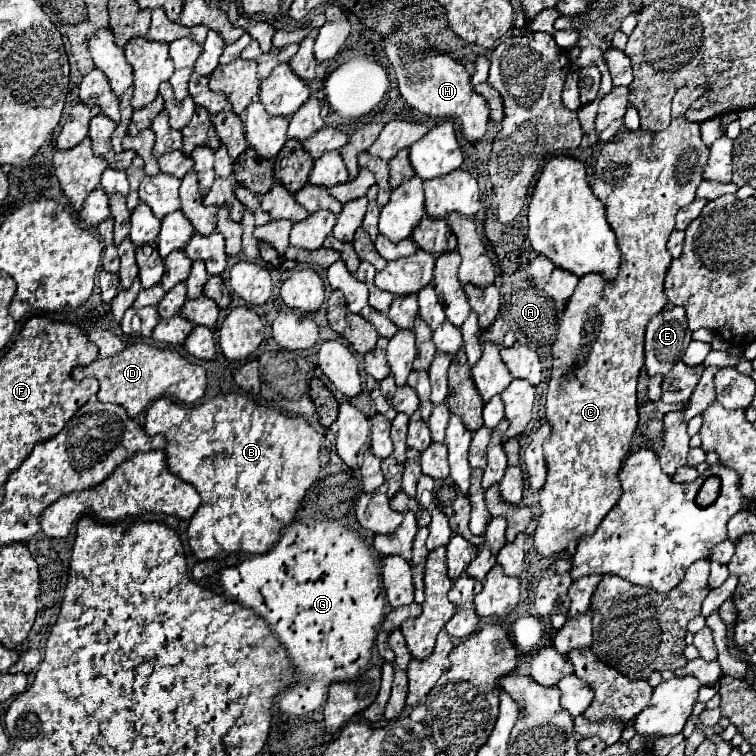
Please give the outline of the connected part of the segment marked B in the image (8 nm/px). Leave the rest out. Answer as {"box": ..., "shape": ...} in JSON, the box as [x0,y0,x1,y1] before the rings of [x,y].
{"box":[144,394,320,560],"shape":[[[220,394],[198,406],[184,406],[170,398],[156,400],[146,412],[144,430],[166,436],[168,466],[190,482],[202,496],[202,504],[188,524],[188,542],[198,560],[220,560],[232,552],[262,554],[294,518],[306,490],[320,474],[320,436],[302,416],[286,416],[272,406],[262,406],[244,394]]]}

